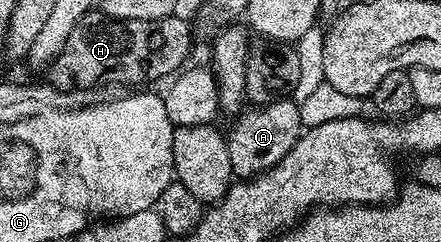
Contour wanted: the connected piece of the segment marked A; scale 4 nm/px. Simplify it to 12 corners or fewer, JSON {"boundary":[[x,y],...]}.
{"boundary":[[295,100],[245,108],[226,135],[233,178],[259,177],[296,145]]}

